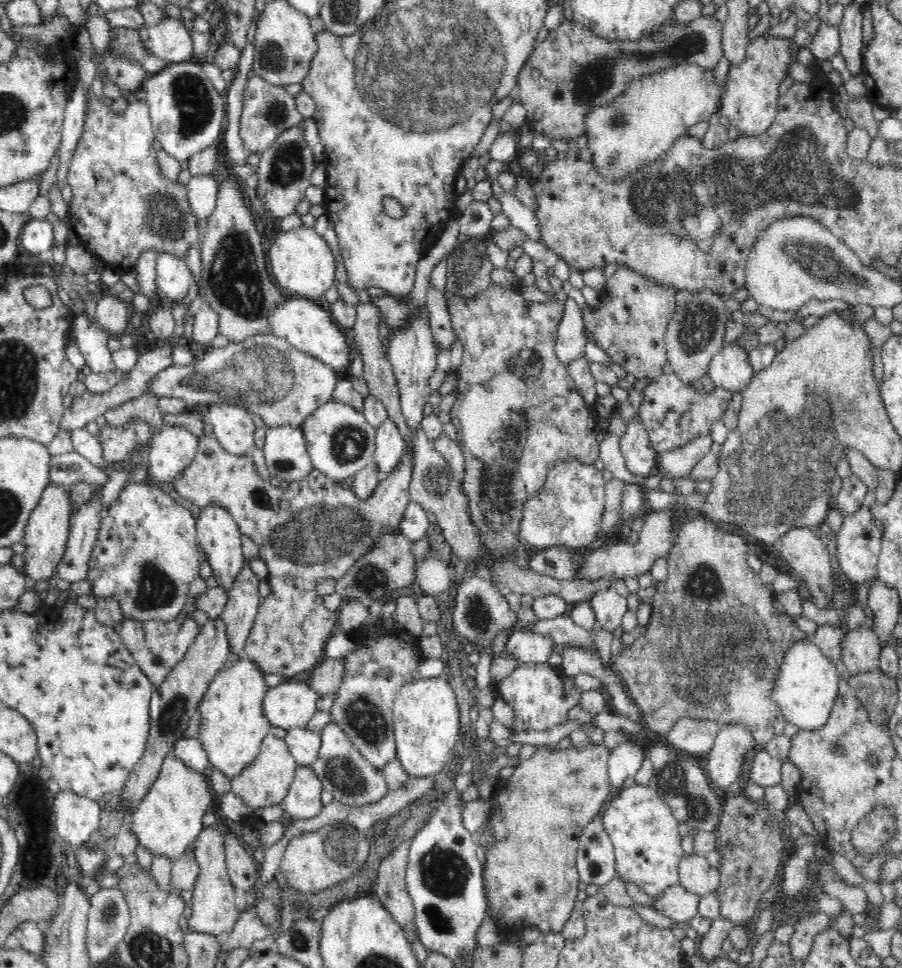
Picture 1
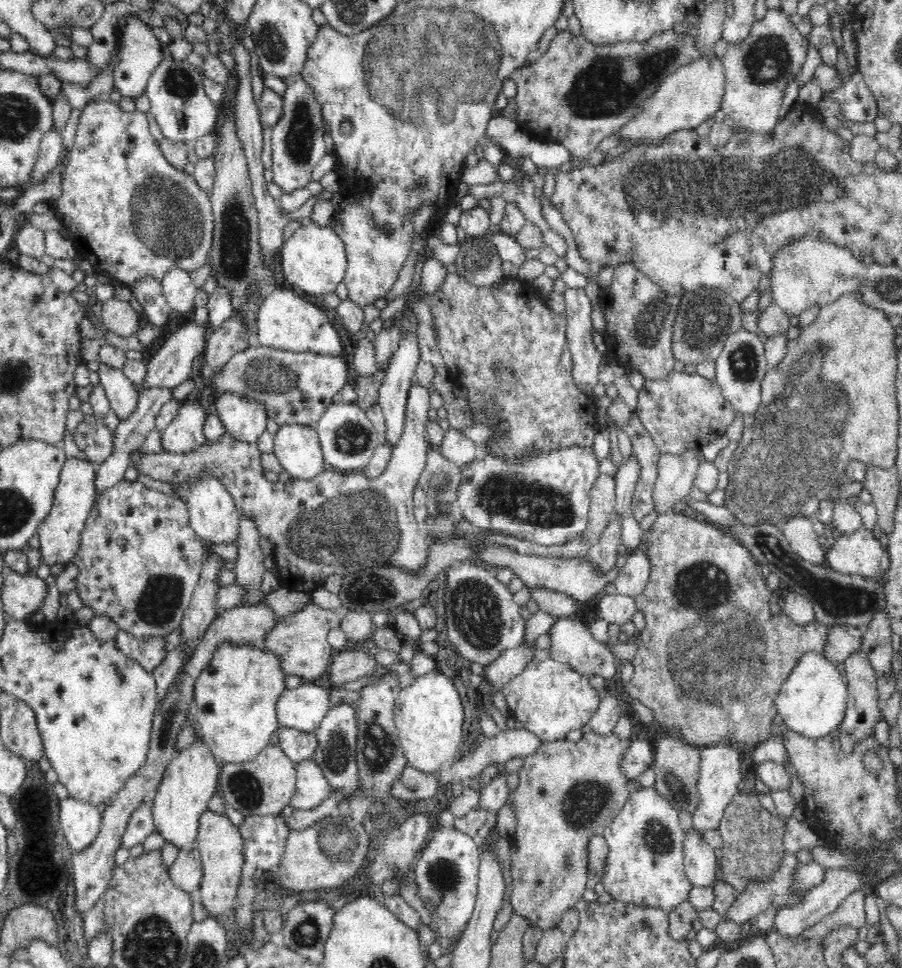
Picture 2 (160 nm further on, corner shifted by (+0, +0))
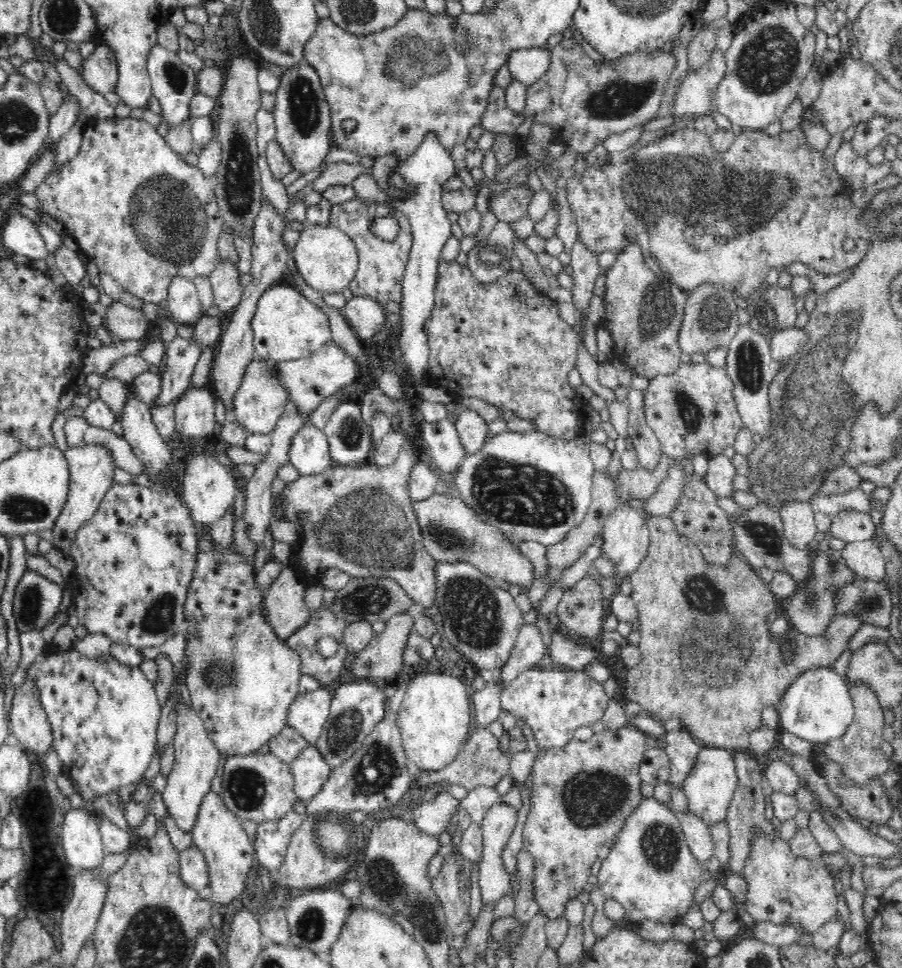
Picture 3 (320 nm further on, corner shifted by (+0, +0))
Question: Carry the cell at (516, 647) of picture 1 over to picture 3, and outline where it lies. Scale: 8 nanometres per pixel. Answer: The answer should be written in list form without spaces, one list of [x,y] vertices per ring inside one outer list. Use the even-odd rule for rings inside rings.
[[[496,675],[497,681],[488,681],[481,691],[477,691],[471,696],[474,702],[474,720],[478,729],[488,729],[488,726],[498,719],[501,708],[500,692],[504,688],[501,680]]]

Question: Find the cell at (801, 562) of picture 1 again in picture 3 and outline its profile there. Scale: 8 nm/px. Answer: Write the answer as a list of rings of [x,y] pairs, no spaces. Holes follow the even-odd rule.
[[[783,502],[779,511],[785,537],[794,547],[810,552],[808,544],[818,531],[811,502]]]

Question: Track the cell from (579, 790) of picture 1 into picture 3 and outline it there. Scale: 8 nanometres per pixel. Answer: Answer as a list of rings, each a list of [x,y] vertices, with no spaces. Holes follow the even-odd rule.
[[[626,724],[618,729],[605,728],[587,741],[574,738],[561,748],[537,752],[531,771],[531,806],[524,826],[523,849],[534,858],[534,897],[540,905],[539,912],[548,920],[562,915],[567,902],[582,893],[586,884],[593,880],[601,848],[611,845],[625,826],[625,820],[643,802],[639,766],[647,748],[646,734],[636,726]]]

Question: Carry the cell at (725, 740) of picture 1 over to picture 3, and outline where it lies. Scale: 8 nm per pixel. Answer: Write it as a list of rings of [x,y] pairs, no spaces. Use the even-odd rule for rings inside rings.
[[[704,746],[697,754],[696,764],[683,780],[689,810],[708,826],[712,827],[727,818],[728,807],[738,784],[732,750]]]

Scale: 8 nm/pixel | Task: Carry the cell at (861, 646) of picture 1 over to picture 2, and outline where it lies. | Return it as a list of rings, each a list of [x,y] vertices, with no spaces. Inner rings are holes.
[[[856,650],[854,654],[850,654],[844,660],[847,693],[846,710],[844,712],[844,720],[839,726],[839,741],[844,751],[852,751],[856,746],[856,742],[860,742],[865,735],[874,734],[874,726],[880,720],[882,703],[878,699],[877,676],[870,664],[867,654],[863,650]]]

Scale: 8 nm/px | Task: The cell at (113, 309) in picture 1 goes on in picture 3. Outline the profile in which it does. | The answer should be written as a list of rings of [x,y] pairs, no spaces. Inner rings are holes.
[[[112,301],[103,314],[106,329],[120,341],[141,340],[146,336],[149,321],[142,309]]]

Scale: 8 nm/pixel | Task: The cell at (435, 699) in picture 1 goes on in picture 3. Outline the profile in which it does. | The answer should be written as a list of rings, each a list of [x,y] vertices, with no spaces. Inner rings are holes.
[[[420,670],[410,680],[397,712],[397,723],[402,746],[412,767],[418,766],[422,771],[440,771],[458,756],[470,728],[467,688],[459,678],[439,671]]]

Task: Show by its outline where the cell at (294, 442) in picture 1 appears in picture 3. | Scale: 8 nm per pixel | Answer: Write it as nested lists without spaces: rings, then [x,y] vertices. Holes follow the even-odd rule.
[[[306,422],[292,436],[288,457],[289,463],[302,477],[316,476],[333,465],[324,431],[310,422]]]

